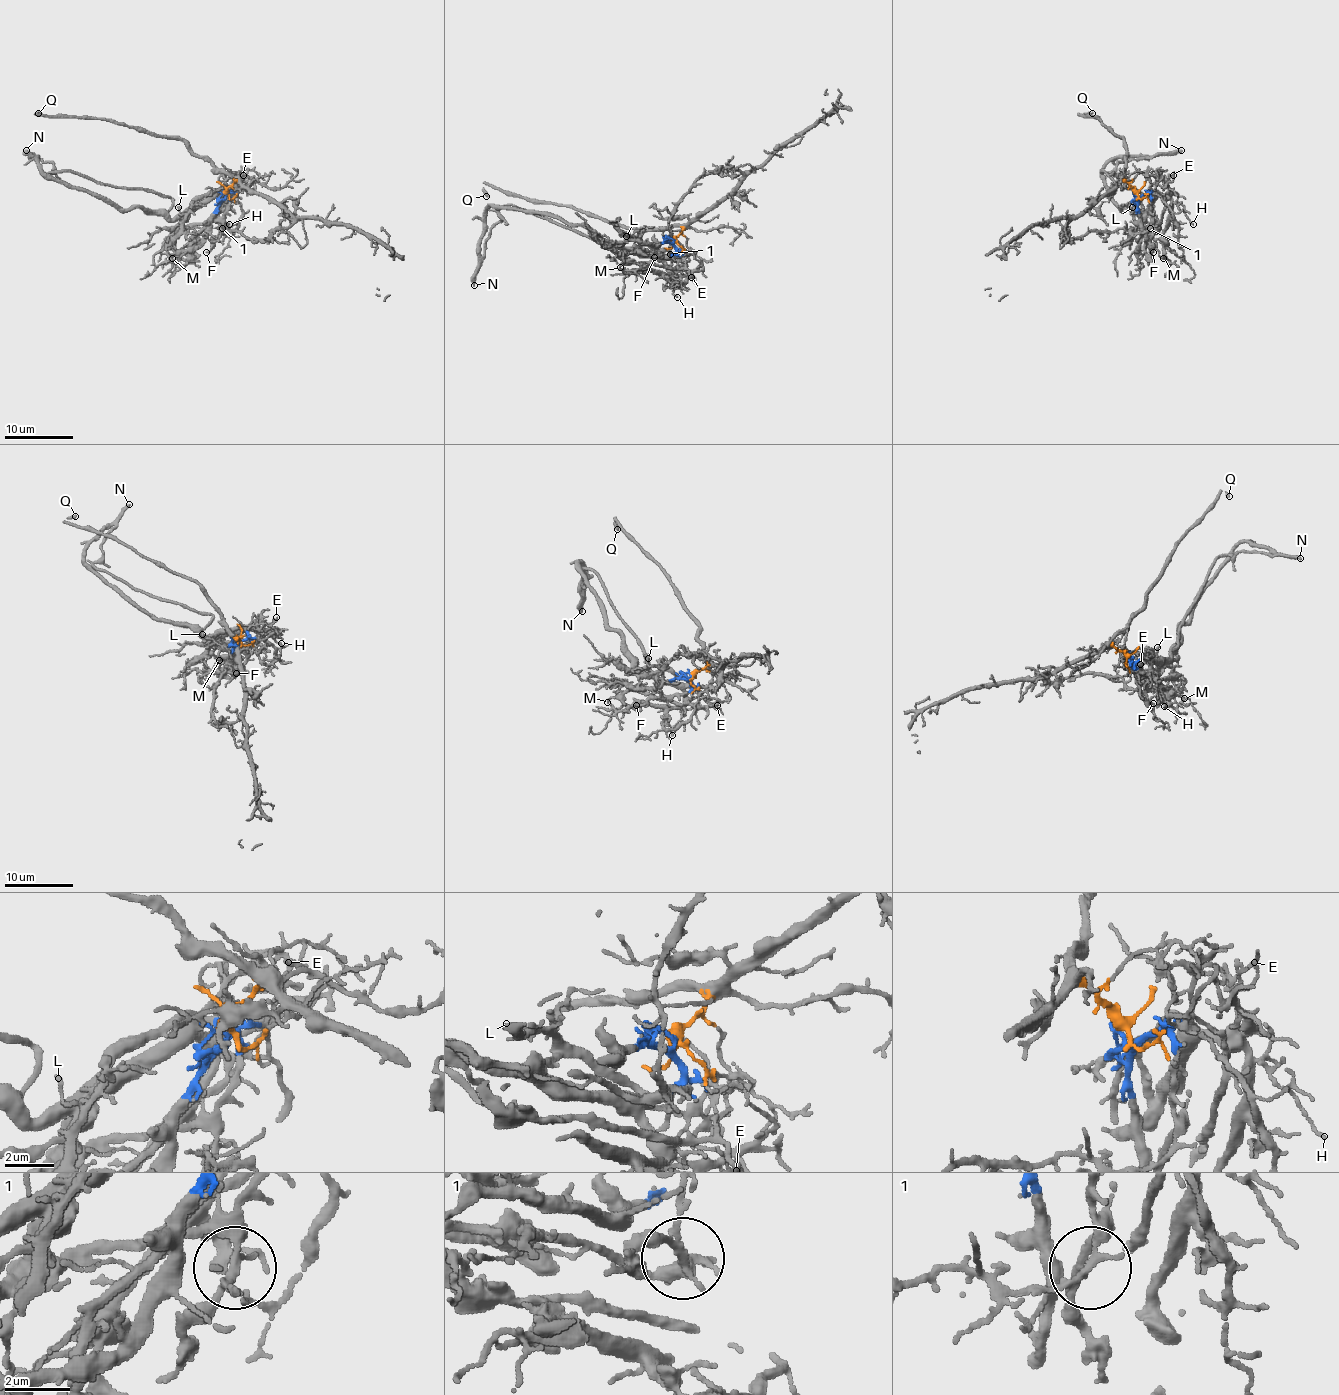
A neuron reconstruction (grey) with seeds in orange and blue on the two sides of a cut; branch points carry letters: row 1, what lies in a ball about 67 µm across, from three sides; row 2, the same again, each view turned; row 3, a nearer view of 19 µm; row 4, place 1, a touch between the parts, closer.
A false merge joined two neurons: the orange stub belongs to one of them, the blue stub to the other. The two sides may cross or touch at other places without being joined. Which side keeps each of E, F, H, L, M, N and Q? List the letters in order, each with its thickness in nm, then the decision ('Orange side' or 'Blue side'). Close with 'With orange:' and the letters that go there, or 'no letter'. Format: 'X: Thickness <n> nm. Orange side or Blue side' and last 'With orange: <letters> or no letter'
E: Thickness 110 nm. Blue side
F: Thickness 160 nm. Blue side
H: Thickness 70 nm. Blue side
L: Thickness 120 nm. Blue side
M: Thickness 90 nm. Blue side
N: Thickness 320 nm. Blue side
Q: Thickness 240 nm. Orange side
With orange: Q

